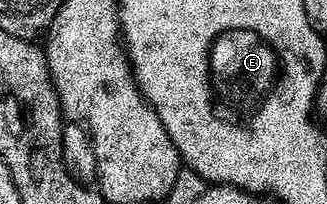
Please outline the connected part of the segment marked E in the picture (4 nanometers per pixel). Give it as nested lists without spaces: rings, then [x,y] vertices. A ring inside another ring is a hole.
[[[220,27],[220,31],[208,39],[208,47],[204,47],[204,87],[208,87],[208,112],[212,119],[221,119],[228,127],[252,127],[252,123],[264,115],[264,107],[272,103],[272,95],[280,91],[280,83],[284,83],[284,55],[280,55],[280,47],[276,47],[268,35],[260,35],[256,27]]]

